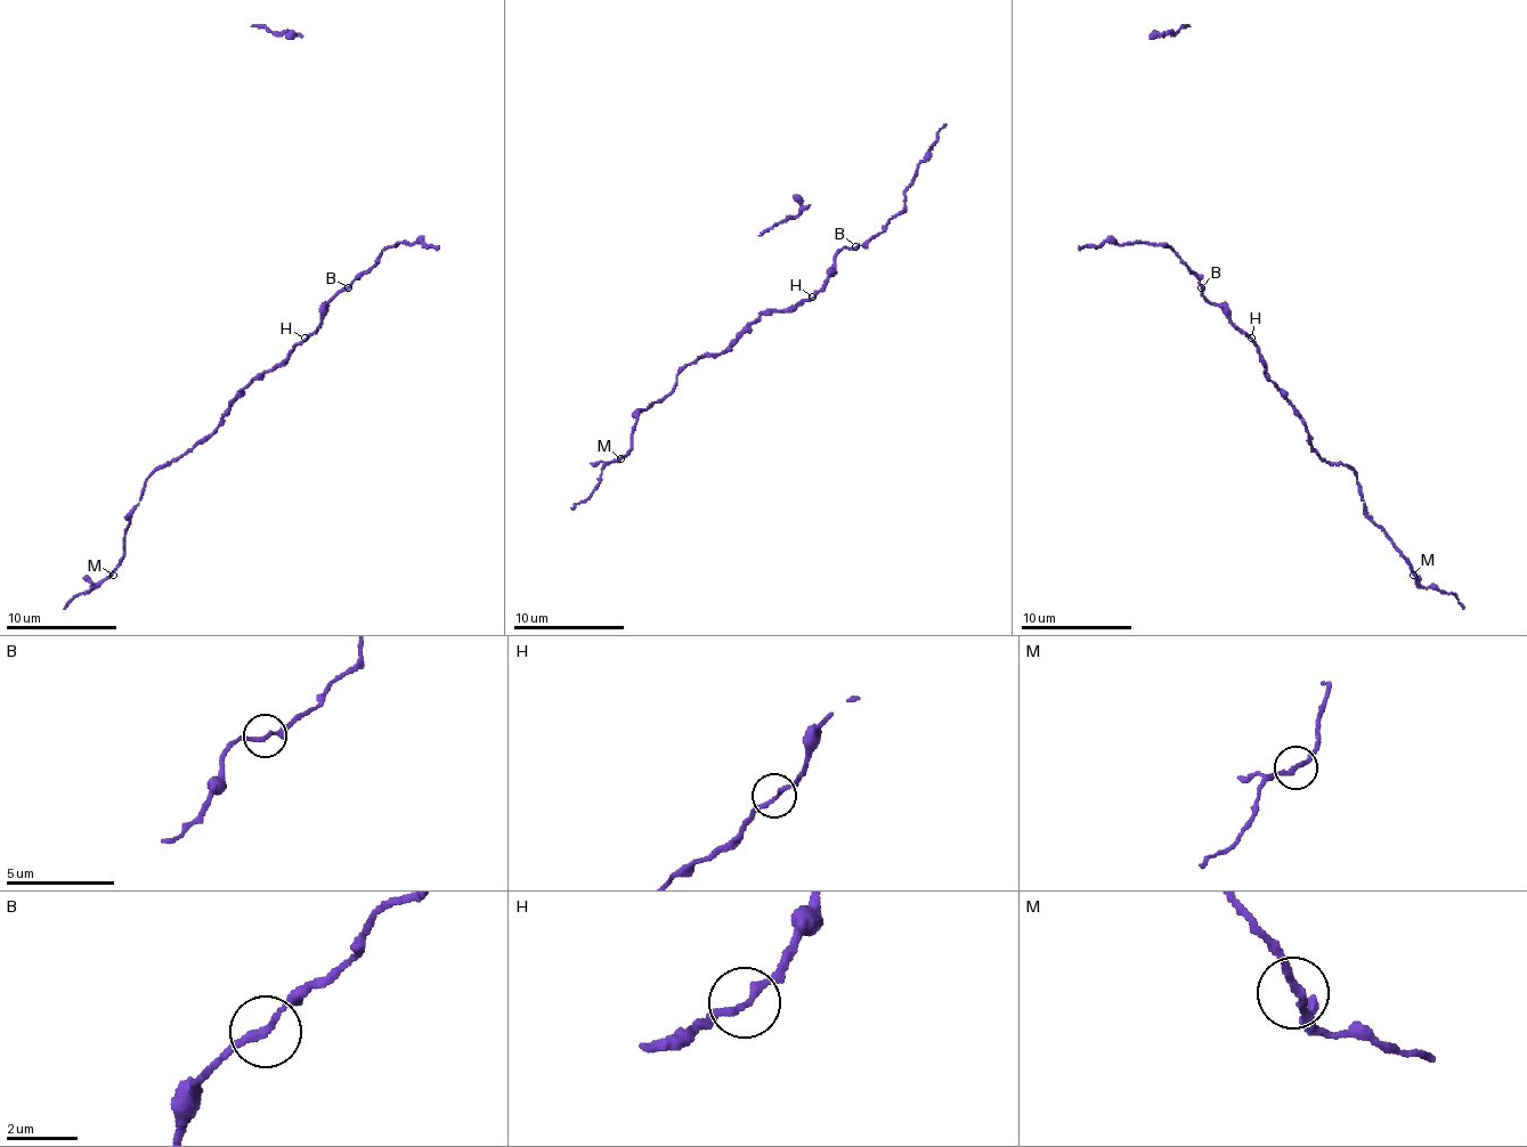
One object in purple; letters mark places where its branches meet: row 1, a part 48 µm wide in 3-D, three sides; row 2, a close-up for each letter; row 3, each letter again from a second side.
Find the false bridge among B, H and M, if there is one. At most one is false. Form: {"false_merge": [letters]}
{"false_merge": ["B"]}

